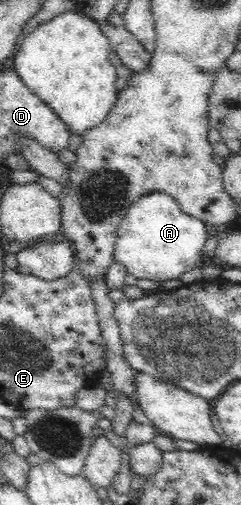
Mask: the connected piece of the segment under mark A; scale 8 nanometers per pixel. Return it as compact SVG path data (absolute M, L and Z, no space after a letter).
M163 191L150 192L136 200L119 221L117 241L114 246L114 261L123 264L127 273L139 280L159 282L175 280L201 265L201 250L209 238L205 222L181 211L176 200Z

